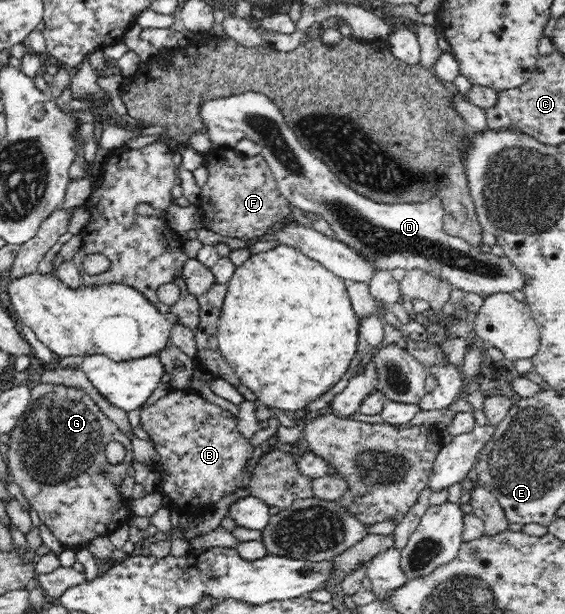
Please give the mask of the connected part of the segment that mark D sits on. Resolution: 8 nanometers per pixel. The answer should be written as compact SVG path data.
M246 92L230 97L208 99L200 103L200 116L206 124L206 134L212 145L217 147L232 147L234 149L238 140L248 138L261 147L261 154L271 167L272 173L278 182L281 194L288 200L288 203L299 207L305 213L316 213L322 215L322 219L335 233L335 238L348 247L351 247L358 255L361 255L368 264L372 264L376 270L403 269L422 270L452 284L452 288L461 289L468 293L478 294L486 299L496 293L508 293L513 291L523 292L527 285L527 278L518 270L508 256L498 256L484 253L479 246L472 246L462 238L448 235L444 232L443 216L445 208L439 199L432 197L428 201L416 202L414 205L380 205L374 203L356 191L352 191L334 175L318 157L312 155L308 149L298 143L298 137L294 135L279 107L262 93Z

